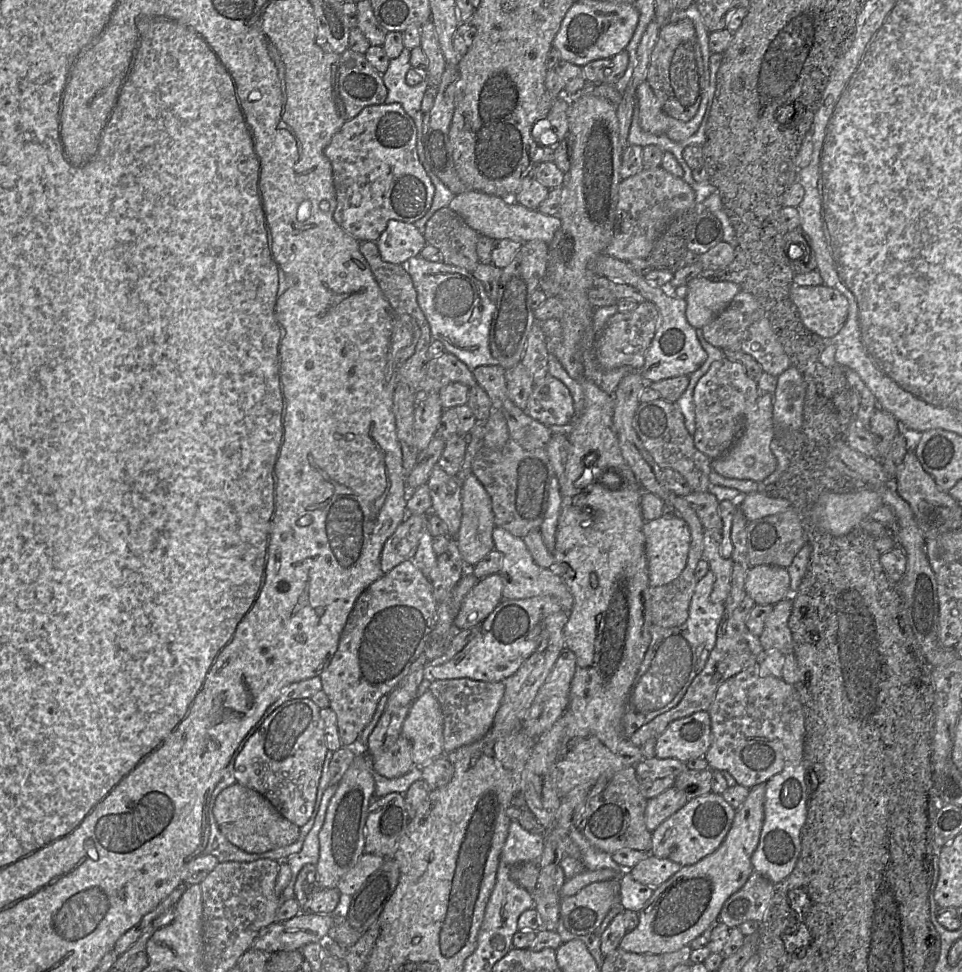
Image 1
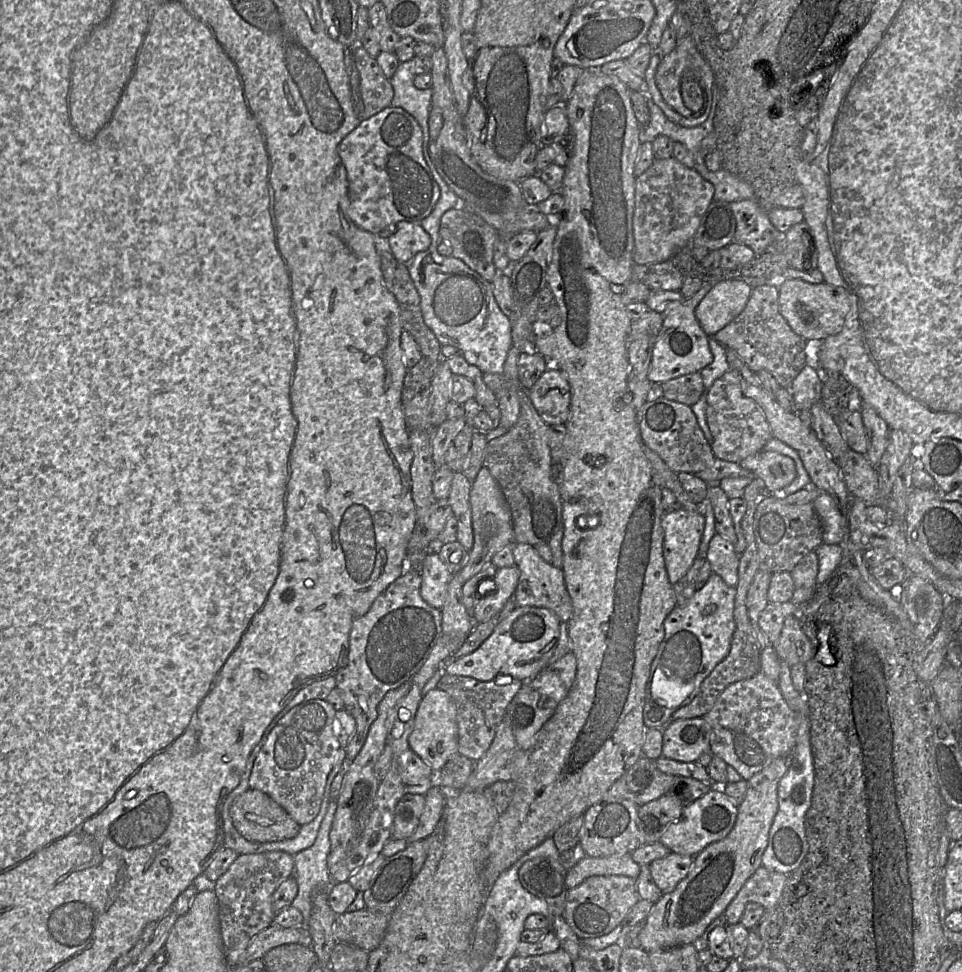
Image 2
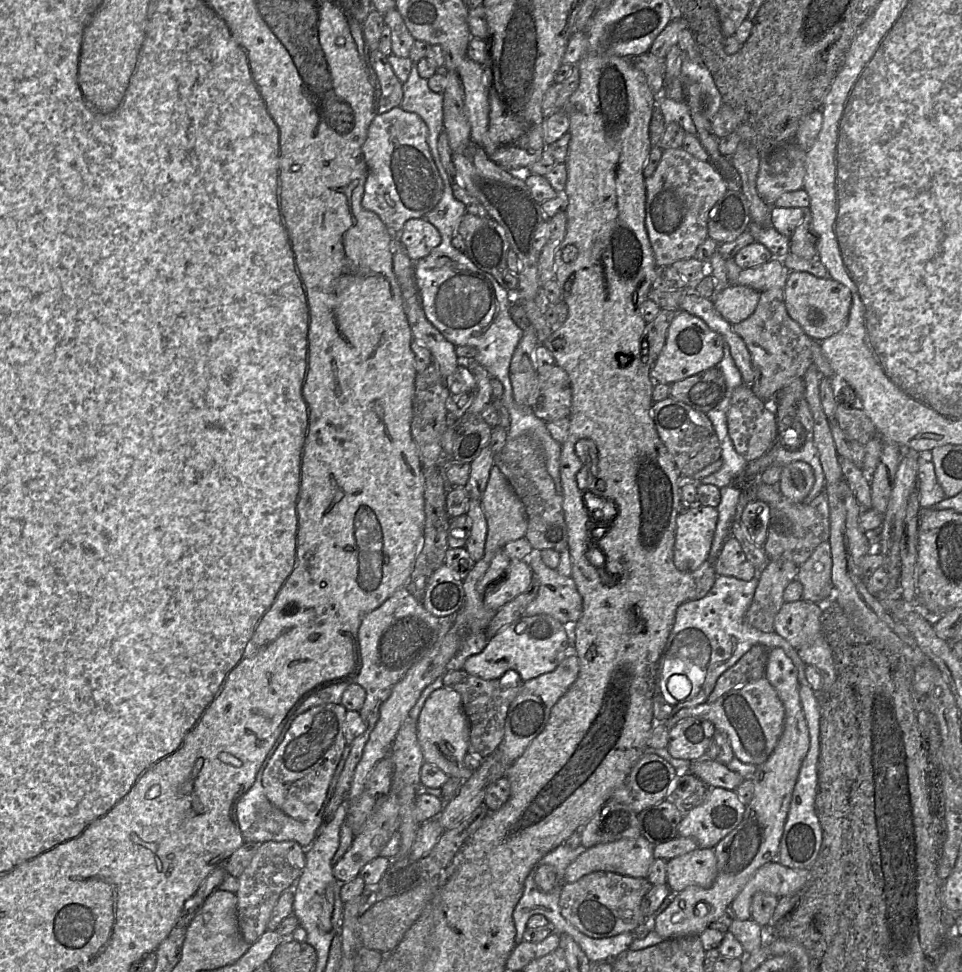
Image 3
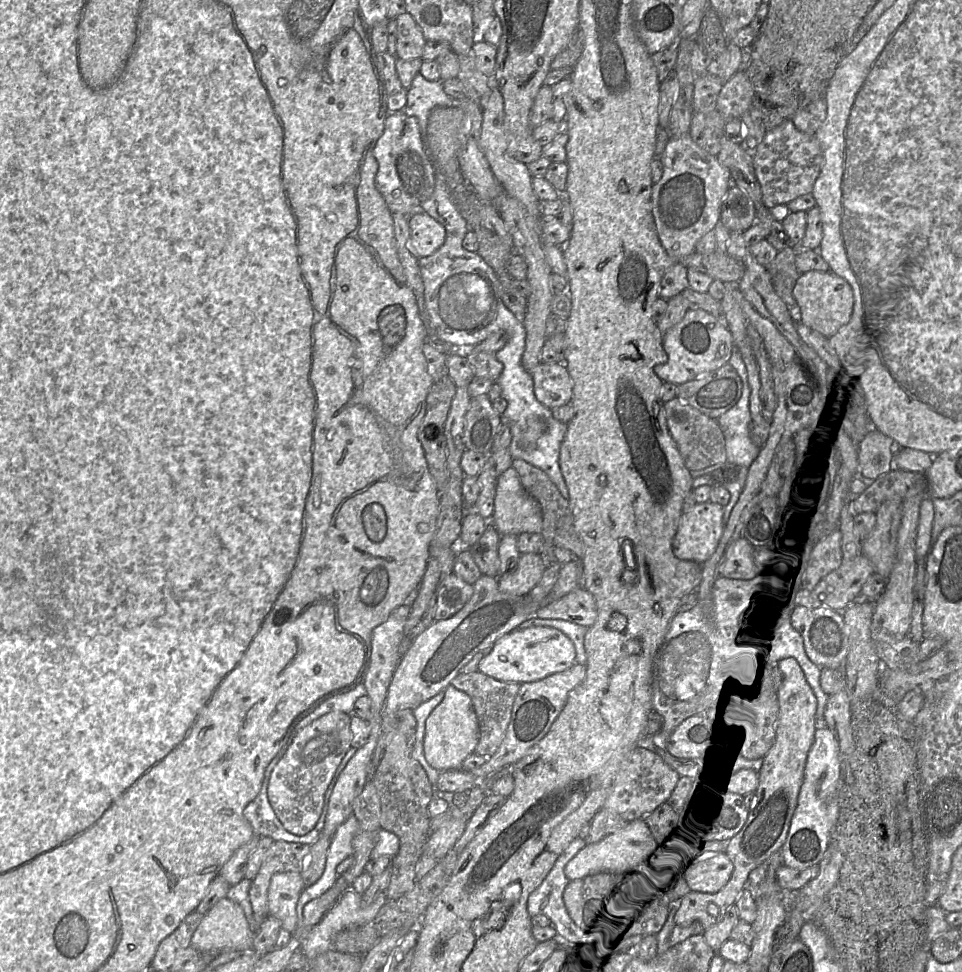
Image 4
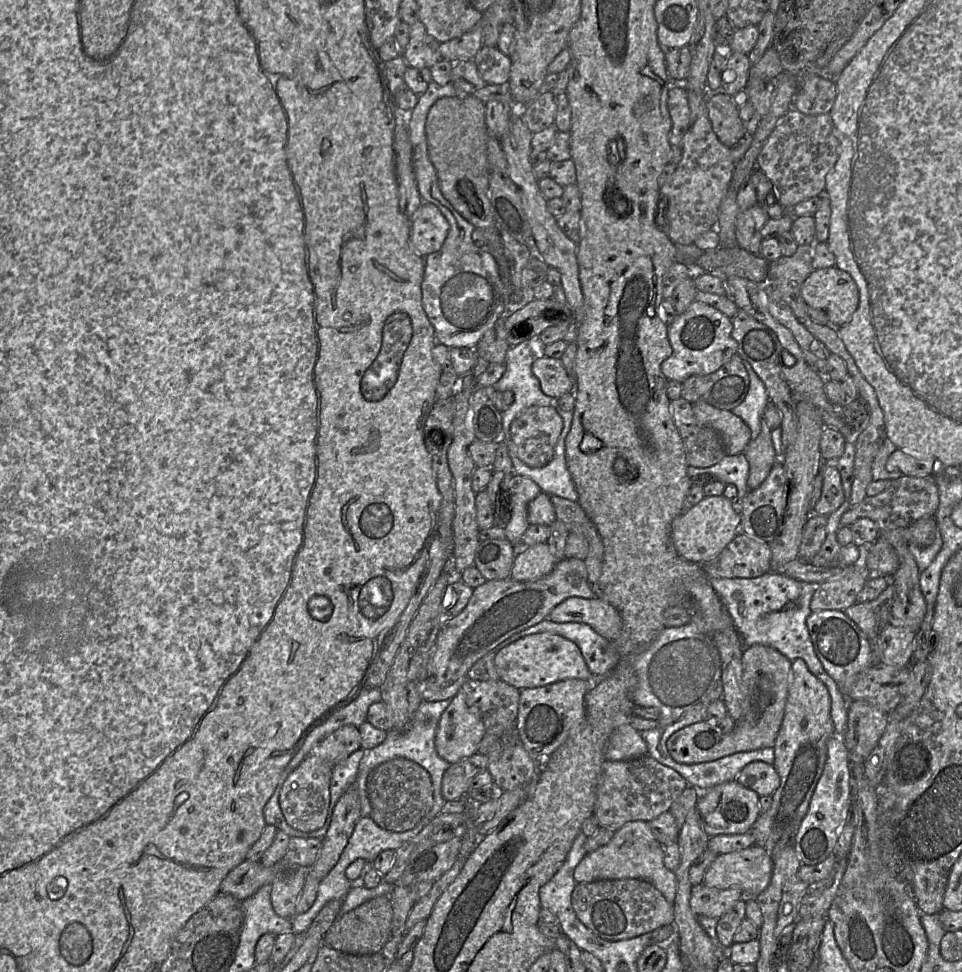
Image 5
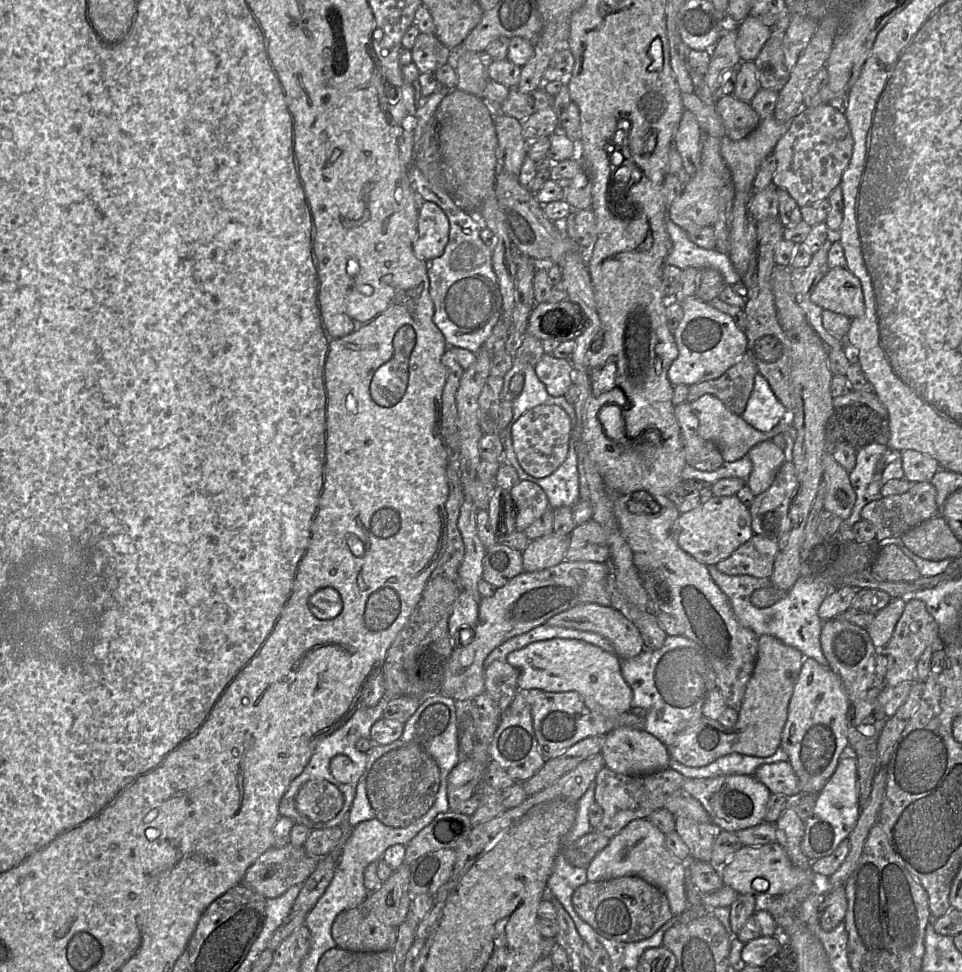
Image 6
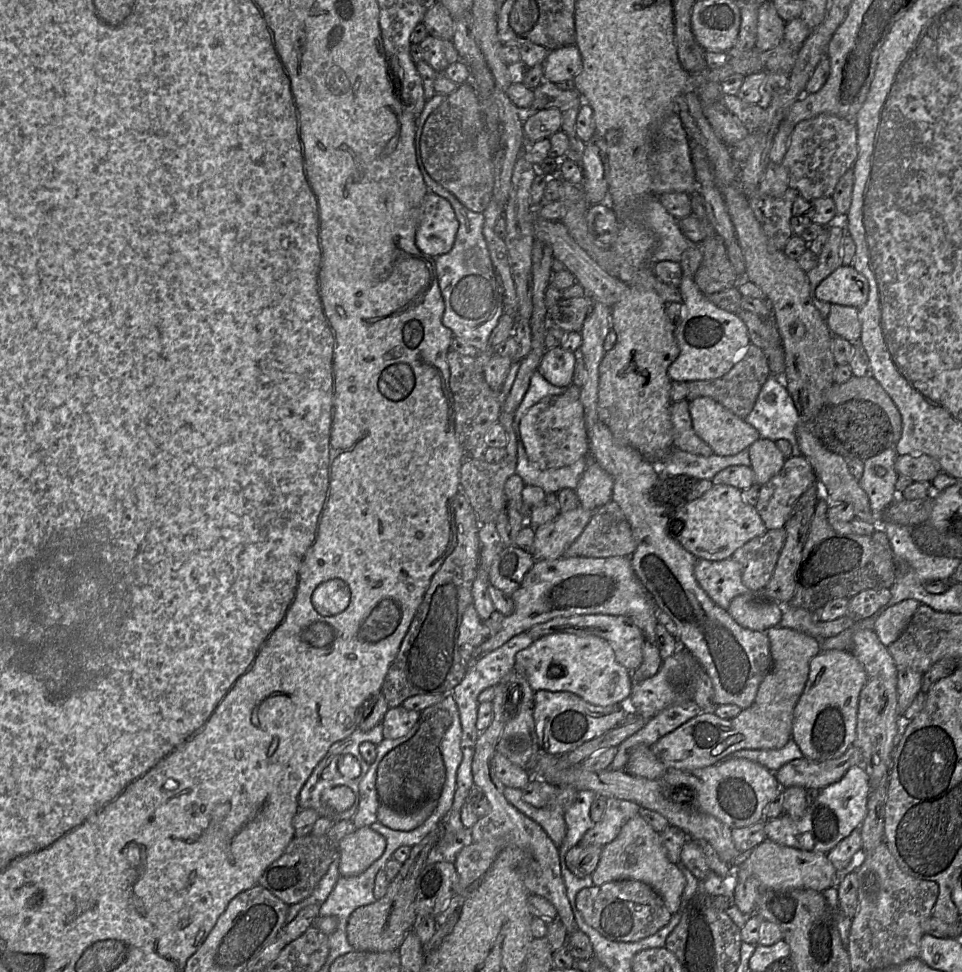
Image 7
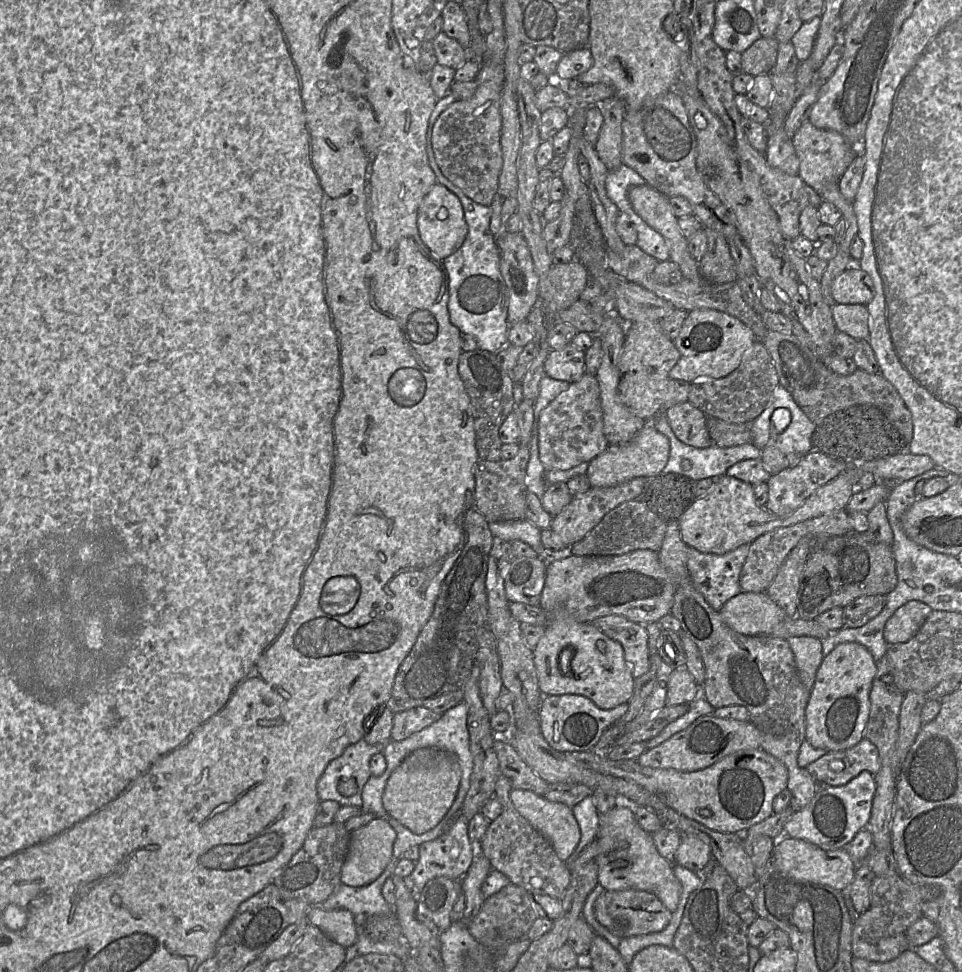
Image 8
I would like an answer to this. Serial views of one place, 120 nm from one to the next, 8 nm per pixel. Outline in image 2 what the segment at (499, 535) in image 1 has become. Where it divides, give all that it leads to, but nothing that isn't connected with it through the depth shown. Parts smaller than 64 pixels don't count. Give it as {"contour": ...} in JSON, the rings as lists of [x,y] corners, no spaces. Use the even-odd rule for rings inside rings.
{"contour":[[[513,542],[515,566],[520,572],[519,581],[513,595],[517,606],[547,608],[553,611],[561,622],[568,623],[572,617],[573,605],[565,586],[564,574],[560,568],[545,562],[536,549],[524,543]]]}

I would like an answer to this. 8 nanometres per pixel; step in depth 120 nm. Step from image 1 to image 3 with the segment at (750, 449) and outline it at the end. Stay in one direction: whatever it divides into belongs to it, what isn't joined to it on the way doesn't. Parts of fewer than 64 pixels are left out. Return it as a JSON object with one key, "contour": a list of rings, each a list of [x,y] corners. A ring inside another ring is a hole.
{"contour":[[[794,461],[782,467],[777,487],[793,503],[802,503],[814,485],[815,477],[811,466]]]}

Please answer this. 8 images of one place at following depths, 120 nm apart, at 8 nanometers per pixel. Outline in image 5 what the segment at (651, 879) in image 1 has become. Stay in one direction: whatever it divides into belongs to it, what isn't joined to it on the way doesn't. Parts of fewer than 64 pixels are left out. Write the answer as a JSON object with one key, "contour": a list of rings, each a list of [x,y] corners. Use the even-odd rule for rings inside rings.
{"contour":[[[753,845],[718,854],[702,883],[711,888],[738,888],[745,897],[756,898],[769,885],[774,861],[767,847]]]}

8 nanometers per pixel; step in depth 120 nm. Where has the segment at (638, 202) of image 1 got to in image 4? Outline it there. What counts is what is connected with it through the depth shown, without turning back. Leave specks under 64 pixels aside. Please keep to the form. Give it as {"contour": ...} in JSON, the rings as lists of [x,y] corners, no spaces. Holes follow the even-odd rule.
{"contour":[[[689,133],[672,136],[661,156],[663,175],[651,192],[652,215],[657,236],[674,260],[692,254],[696,243],[719,221],[722,202],[732,184],[730,171],[699,147]]]}

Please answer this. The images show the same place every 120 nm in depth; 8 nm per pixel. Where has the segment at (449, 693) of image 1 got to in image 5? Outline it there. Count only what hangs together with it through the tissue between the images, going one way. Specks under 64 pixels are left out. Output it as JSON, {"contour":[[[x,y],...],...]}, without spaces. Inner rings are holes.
{"contour":[[[467,679],[461,690],[468,702],[479,709],[485,732],[478,753],[486,755],[510,727],[515,726],[520,690],[508,683]]]}

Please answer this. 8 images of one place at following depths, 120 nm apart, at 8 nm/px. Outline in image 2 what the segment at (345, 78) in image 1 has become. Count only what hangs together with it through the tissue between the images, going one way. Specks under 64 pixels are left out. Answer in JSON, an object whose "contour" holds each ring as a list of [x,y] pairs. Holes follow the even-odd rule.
{"contour":[[[358,44],[354,46],[353,59],[359,75],[359,91],[363,102],[363,110],[359,116],[367,119],[391,106],[394,90],[376,59],[362,46]]]}

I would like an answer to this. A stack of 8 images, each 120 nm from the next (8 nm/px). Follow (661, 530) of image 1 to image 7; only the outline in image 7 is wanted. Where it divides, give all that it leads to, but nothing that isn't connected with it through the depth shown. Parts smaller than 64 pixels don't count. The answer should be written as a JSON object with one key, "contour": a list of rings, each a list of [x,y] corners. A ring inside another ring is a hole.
{"contour":[[[713,484],[701,497],[674,512],[669,533],[697,559],[720,561],[730,558],[736,549],[767,531],[755,506],[743,501],[740,489]]]}

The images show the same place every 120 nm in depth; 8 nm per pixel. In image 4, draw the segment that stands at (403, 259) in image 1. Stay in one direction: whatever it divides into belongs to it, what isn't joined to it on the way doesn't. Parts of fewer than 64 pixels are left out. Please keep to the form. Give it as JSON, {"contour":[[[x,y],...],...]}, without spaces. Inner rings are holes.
{"contour":[[[424,211],[409,216],[409,228],[408,248],[417,258],[432,255],[445,241],[446,231],[443,225]]]}

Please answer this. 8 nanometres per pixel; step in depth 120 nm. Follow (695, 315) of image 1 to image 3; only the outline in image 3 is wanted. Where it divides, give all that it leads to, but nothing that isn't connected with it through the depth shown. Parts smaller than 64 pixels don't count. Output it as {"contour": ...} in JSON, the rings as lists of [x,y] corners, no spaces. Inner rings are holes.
{"contour":[[[729,285],[711,299],[716,311],[730,324],[736,324],[754,312],[759,294],[747,286]]]}

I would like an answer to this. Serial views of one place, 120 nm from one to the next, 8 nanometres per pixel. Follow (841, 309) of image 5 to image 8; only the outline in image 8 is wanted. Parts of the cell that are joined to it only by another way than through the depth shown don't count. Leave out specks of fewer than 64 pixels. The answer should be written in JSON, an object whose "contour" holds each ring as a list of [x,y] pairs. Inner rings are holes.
{"contour":[[[851,265],[833,280],[831,295],[839,304],[866,306],[875,295],[875,287],[865,271],[857,265]]]}

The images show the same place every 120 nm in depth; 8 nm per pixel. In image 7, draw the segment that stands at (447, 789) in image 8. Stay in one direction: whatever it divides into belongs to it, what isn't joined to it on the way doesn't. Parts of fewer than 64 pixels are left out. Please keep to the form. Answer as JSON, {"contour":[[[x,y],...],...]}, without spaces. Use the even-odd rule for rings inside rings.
{"contour":[[[427,799],[408,811],[380,803],[377,820],[394,830],[410,831],[423,824],[436,807],[437,799]]]}

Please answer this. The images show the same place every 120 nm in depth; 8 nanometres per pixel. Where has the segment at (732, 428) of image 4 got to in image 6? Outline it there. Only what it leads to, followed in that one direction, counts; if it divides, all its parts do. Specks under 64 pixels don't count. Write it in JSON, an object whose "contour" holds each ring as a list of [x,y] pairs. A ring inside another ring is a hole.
{"contour":[[[758,372],[754,377],[753,390],[741,417],[755,429],[769,432],[786,412],[787,409],[775,396],[766,378]]]}

